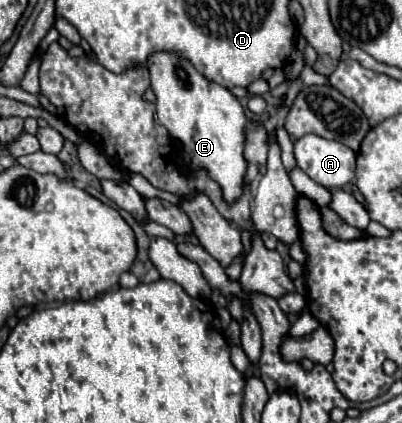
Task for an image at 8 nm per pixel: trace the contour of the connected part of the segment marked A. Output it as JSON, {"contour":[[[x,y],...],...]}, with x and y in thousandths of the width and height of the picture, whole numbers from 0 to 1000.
{"contour":[[[759,319],[734,333],[734,381],[784,433],[843,447],[878,428],[888,362],[838,333]]]}

